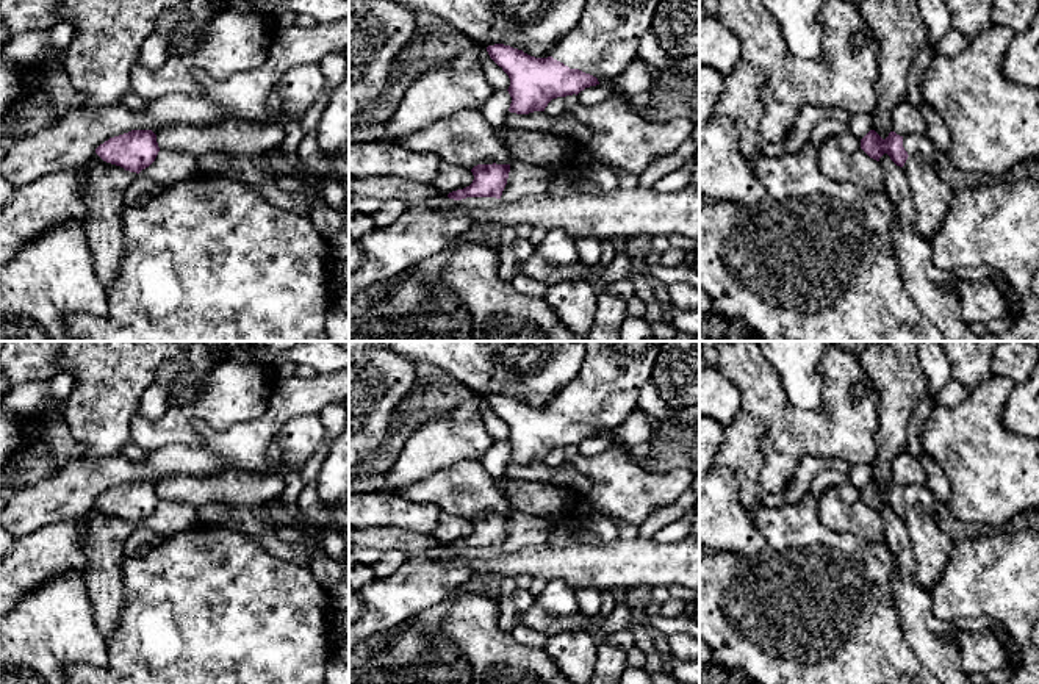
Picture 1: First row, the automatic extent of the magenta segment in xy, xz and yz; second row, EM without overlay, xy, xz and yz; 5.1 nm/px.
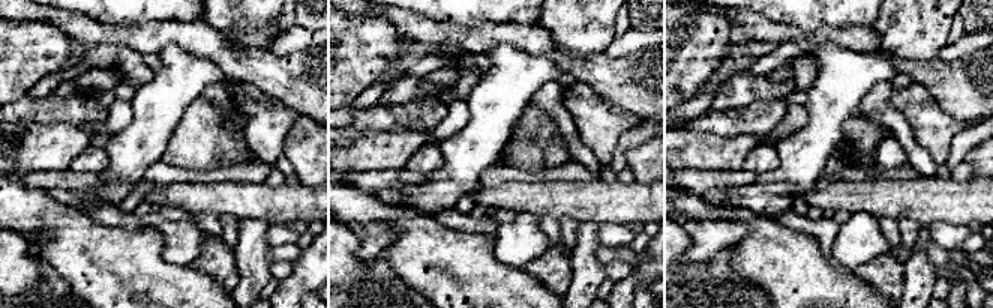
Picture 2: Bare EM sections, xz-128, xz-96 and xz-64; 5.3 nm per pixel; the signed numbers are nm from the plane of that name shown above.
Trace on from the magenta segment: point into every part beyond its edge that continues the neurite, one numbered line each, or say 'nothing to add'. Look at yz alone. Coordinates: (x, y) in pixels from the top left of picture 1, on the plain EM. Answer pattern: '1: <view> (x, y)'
1: yz (919, 495)

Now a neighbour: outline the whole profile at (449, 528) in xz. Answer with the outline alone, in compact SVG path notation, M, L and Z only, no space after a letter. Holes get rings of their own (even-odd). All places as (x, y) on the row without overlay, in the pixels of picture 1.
M441 512L433 537L444 546L469 537L474 531L471 520L448 512Z

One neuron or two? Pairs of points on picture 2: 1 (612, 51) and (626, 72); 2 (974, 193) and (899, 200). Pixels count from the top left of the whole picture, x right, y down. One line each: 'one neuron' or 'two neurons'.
1: two neurons
2: one neuron

